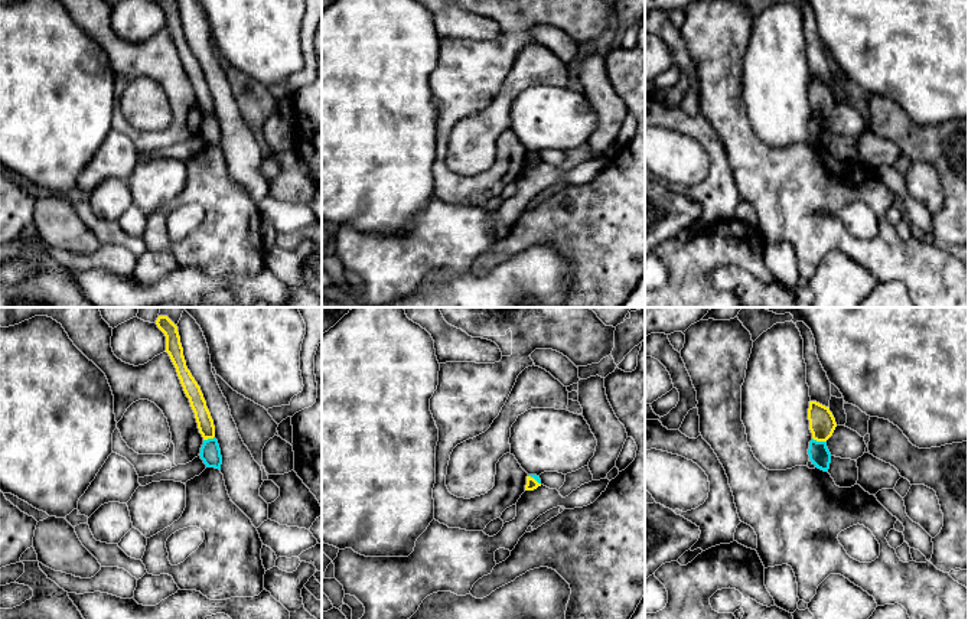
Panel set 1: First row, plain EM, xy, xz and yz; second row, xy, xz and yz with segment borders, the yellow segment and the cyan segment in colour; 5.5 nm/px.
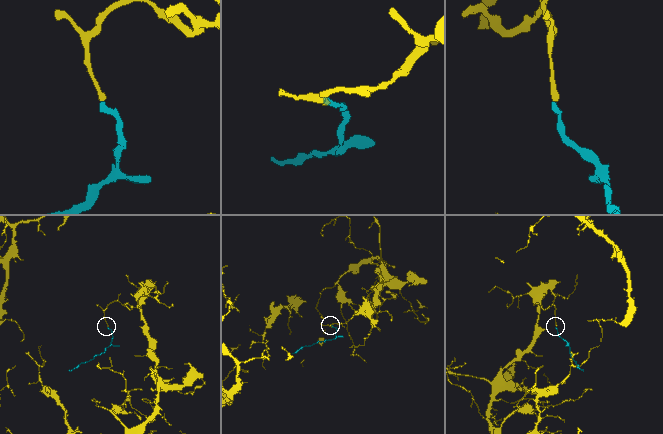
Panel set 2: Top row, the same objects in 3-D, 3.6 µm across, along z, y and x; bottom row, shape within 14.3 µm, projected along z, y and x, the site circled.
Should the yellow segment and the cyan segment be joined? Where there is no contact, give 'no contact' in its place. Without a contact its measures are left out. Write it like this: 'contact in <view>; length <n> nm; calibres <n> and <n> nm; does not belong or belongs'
contact in yz; length 80 nm; calibres 140 and 120 nm; does not belong

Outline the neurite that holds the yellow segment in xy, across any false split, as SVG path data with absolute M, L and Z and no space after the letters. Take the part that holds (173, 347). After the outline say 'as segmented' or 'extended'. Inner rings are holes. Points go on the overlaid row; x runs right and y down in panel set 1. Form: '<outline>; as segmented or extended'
M159 316L156 325L166 336L164 352L169 354L176 368L183 391L189 398L190 407L195 413L199 433L202 434L203 440L214 439L215 437L214 420L206 407L206 401L203 398L201 387L198 385L198 382L195 381L195 378L192 377L190 371L186 366L177 326L167 316Z; as segmented

